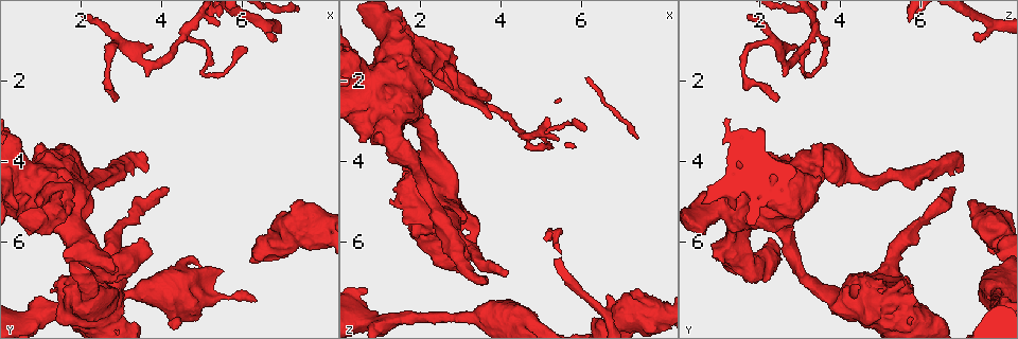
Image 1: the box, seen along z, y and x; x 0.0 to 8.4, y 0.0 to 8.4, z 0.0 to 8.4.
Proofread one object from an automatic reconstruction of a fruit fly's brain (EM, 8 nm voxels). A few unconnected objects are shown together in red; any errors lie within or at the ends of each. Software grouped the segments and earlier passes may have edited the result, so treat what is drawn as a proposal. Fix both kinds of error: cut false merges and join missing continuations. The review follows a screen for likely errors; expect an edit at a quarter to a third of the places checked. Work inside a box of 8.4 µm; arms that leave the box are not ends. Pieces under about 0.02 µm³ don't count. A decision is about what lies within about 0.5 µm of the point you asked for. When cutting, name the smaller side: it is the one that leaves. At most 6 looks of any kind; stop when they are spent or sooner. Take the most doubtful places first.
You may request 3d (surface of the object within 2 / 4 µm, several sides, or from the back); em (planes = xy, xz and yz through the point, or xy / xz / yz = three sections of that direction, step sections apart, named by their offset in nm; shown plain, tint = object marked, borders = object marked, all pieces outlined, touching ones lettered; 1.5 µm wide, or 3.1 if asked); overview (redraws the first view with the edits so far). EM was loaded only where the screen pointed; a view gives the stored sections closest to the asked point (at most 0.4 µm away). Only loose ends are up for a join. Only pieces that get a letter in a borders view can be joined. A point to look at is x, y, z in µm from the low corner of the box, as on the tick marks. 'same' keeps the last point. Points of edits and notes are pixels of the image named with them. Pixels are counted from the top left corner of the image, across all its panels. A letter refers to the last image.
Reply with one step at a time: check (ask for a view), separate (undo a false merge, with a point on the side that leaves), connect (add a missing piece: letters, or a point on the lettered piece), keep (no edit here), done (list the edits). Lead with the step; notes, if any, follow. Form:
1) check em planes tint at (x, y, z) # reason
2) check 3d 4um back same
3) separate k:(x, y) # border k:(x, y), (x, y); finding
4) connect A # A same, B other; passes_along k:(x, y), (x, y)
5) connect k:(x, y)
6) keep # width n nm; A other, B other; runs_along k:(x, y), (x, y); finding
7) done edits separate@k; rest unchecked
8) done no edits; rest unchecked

check 3d 2um at (6.60, 0.85, 7.35) # free end

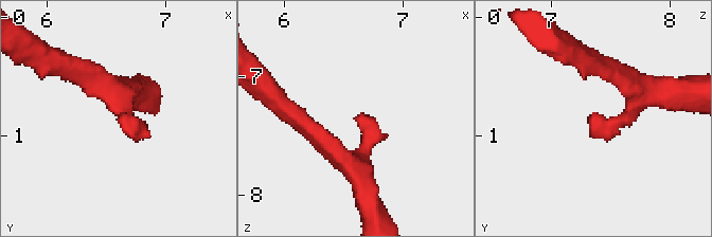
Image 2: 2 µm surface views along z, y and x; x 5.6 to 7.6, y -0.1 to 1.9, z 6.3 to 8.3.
check em yz step 4 tint at (6.58, 0.84, 7.32)

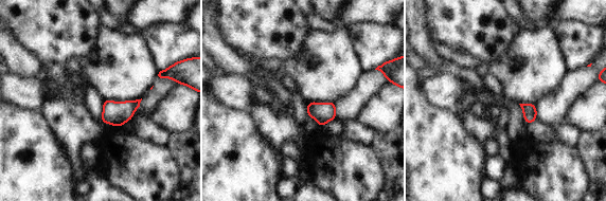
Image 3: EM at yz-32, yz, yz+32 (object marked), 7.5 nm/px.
check em planes borders same

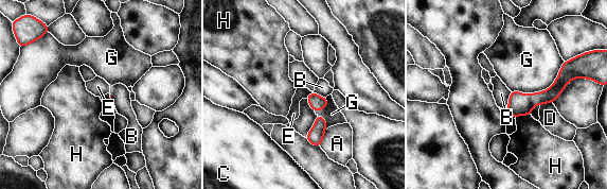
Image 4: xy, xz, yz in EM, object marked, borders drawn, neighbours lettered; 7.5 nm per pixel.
keep # A other, B other, C other, D other, E other, G other, H other; none of them fits

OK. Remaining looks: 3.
check 3d 4um back at (5.40, 0.65, 3.45)

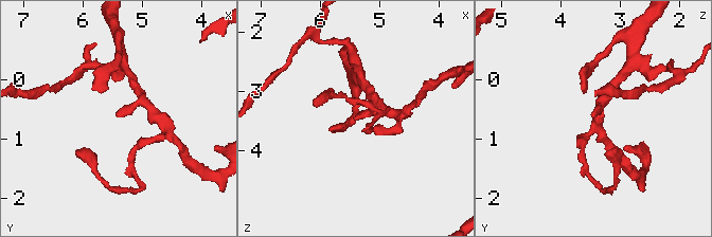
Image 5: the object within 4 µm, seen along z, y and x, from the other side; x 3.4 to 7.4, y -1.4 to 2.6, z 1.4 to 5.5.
check em yz step 4 plain at (5.45, 0.60, 3.45) # need the tissue

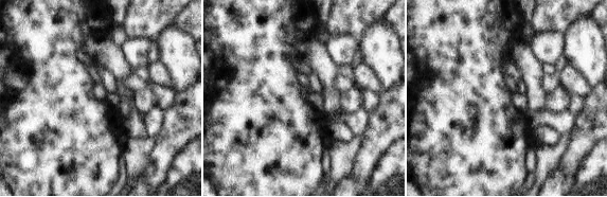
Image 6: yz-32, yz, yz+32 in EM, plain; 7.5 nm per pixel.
check em yz step 4 borders same

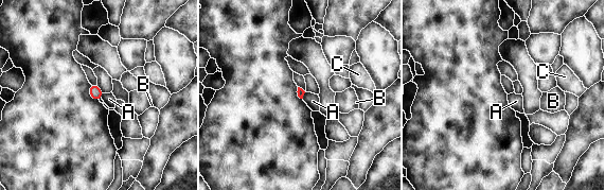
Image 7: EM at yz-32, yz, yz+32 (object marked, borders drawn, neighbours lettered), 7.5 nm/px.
keep # longest_contact A 40 nm; A other, B other, C other; border 7:(103, 93), (101, 98); none of them fits

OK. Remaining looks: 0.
done no edits; rest unchecked

